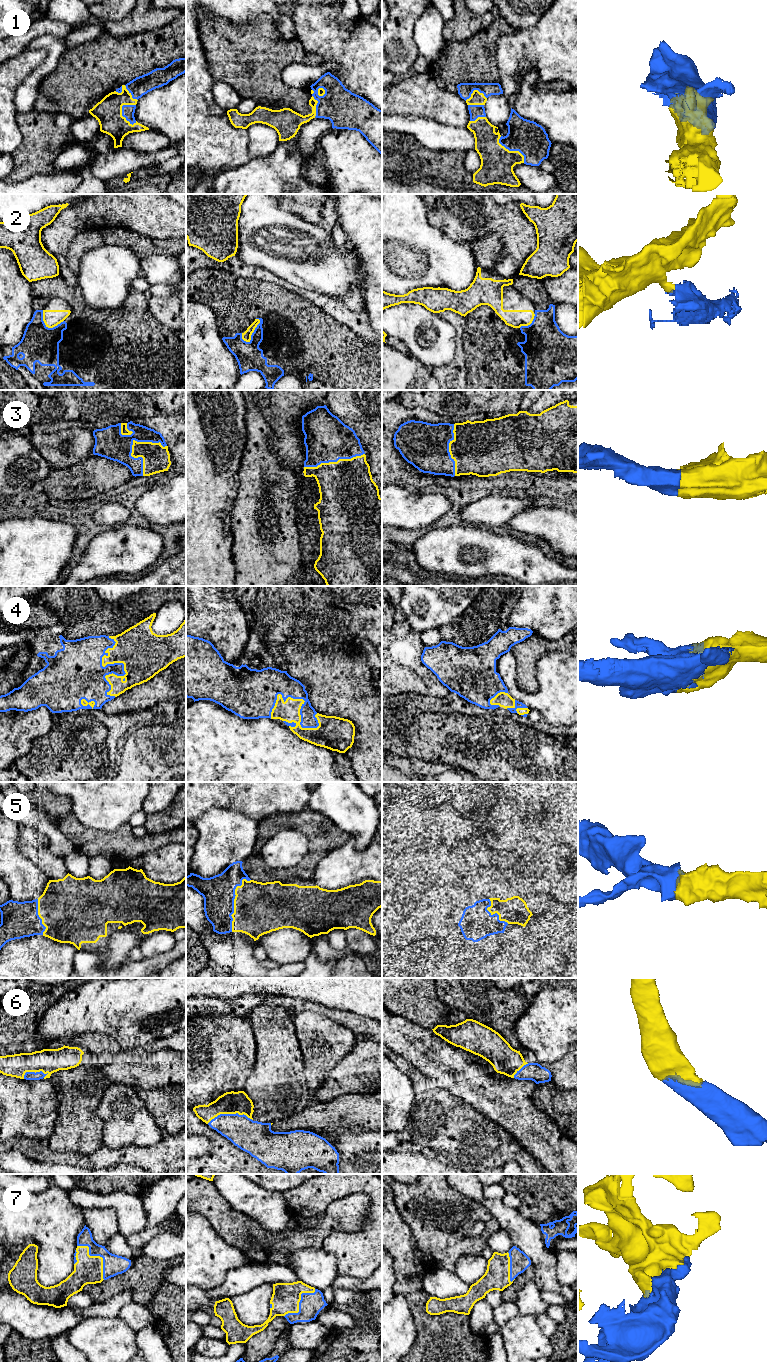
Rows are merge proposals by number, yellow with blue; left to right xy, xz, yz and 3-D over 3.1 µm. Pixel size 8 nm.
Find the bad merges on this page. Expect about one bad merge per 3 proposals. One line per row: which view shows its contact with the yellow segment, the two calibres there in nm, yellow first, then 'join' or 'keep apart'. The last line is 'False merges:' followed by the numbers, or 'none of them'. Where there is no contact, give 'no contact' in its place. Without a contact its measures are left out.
1: contact in xy; calibres 220 and 100 nm; join
2: contact in xz; calibres 80 and 220 nm; keep apart
3: contact in xy; calibres 220 and 240 nm; join
4: contact in xy; calibres 380 and 180 nm; join
5: contact in xz; calibres 420 and 260 nm; join
6: contact in xz; calibres 180 and 260 nm; join
7: contact in xy; calibres 220 and 160 nm; join
False merges: 2

